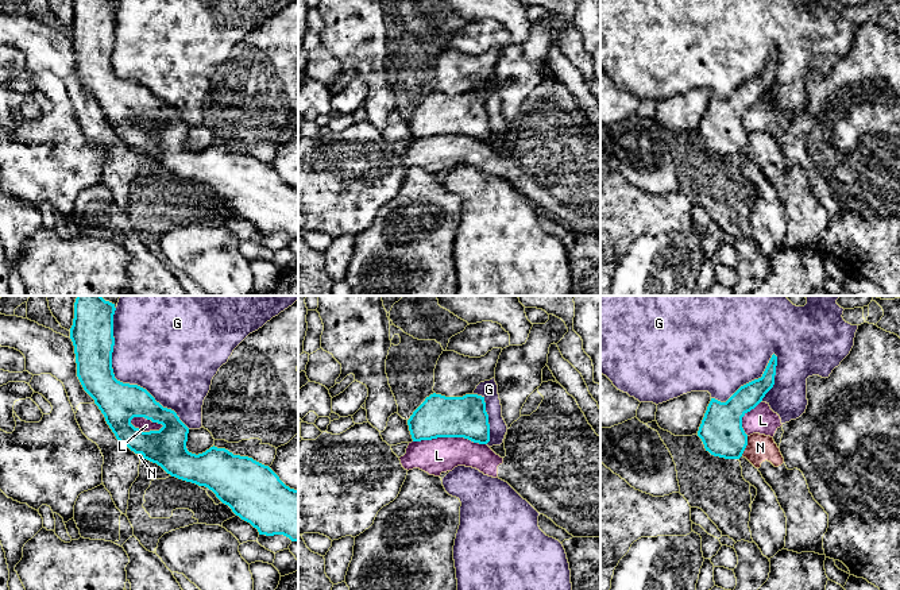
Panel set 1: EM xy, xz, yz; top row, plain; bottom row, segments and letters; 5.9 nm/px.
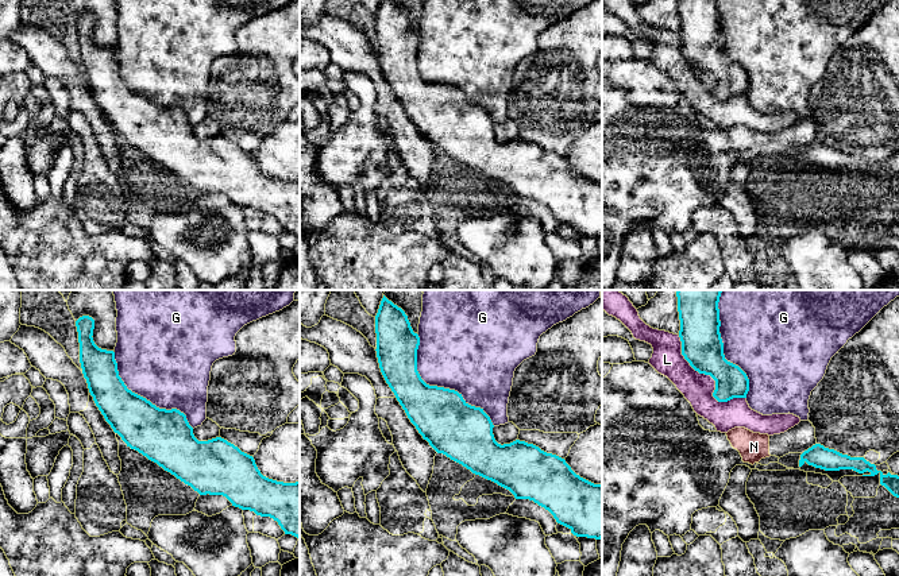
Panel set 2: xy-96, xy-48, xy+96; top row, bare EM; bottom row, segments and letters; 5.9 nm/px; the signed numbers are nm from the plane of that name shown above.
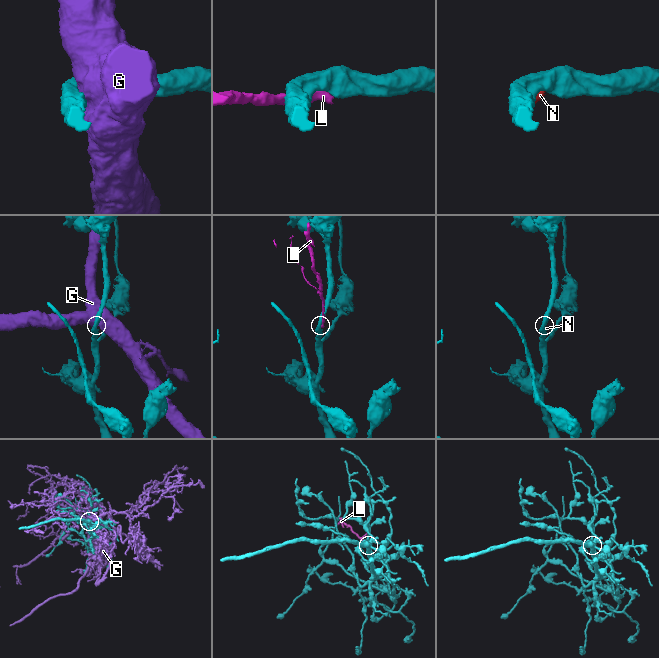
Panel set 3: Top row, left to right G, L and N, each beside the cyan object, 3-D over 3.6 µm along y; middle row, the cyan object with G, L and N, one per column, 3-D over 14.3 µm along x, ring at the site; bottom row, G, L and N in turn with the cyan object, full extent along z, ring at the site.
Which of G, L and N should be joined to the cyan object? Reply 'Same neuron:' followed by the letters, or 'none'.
Same neuron: none

